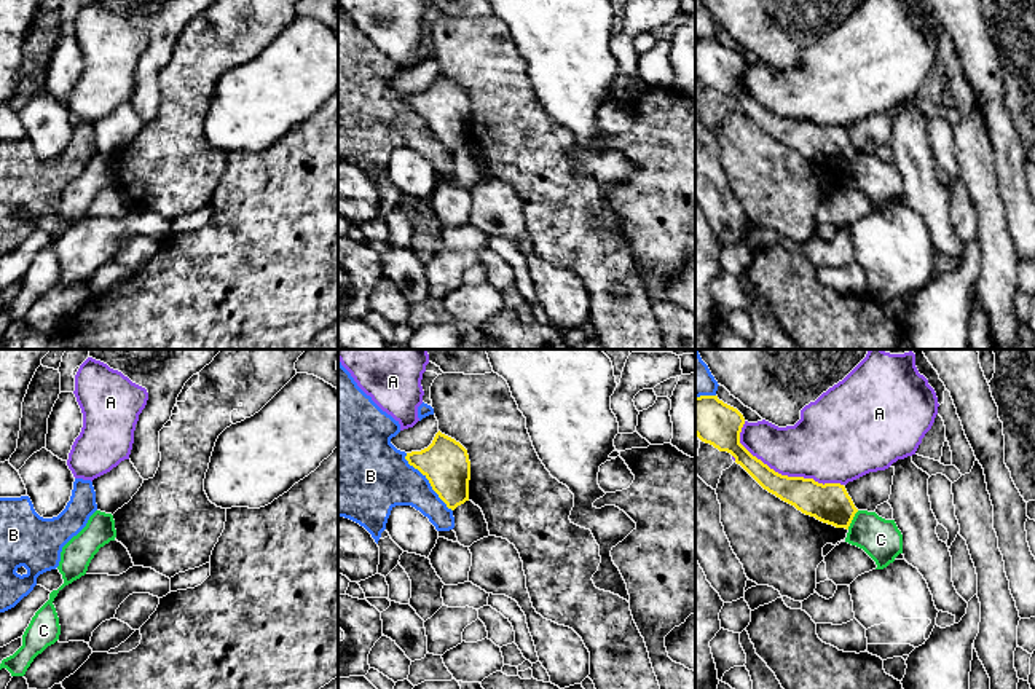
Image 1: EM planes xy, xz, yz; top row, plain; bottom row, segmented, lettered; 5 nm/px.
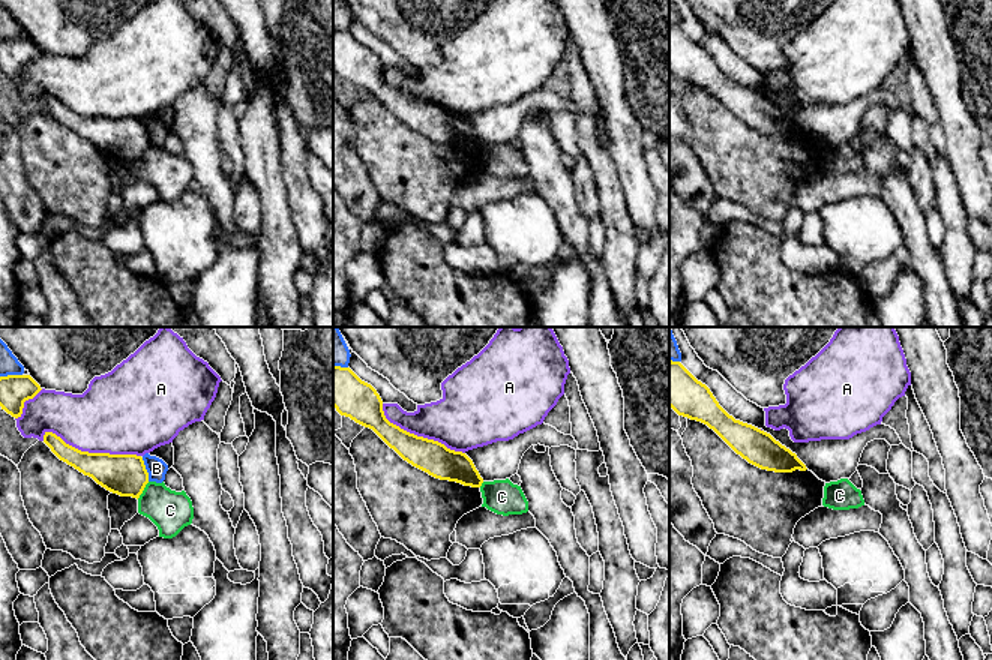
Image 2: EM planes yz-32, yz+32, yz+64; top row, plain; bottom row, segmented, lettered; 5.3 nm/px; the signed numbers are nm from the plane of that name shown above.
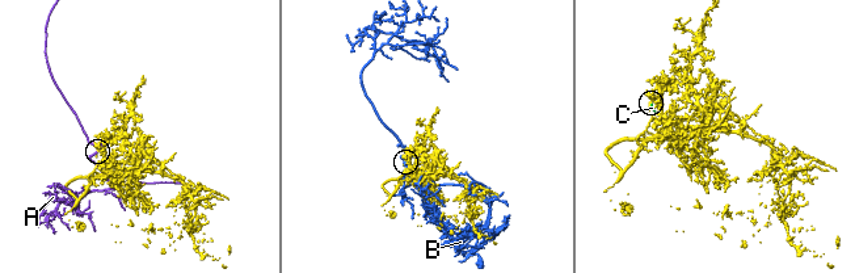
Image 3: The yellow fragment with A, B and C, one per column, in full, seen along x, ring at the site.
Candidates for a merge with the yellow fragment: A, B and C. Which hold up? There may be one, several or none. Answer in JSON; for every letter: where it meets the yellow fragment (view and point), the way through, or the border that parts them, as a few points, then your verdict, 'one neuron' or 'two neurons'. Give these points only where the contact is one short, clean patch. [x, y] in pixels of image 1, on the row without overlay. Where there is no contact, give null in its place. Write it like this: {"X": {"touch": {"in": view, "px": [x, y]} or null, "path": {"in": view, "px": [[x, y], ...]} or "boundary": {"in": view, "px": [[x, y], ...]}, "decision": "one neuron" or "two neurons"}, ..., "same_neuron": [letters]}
{"A": {"touch": {"in": "yz", "px": [780, 117]}, "decision": "two neurons"}, "B": {"touch": {"in": "xz", "px": [429, 125]}, "decision": "two neurons"}, "C": {"touch": {"in": "yz", "px": [852, 161]}, "boundary": {"in": "yz", "px": [[858, 153], [847, 171]]}, "decision": "two neurons"}, "same_neuron": []}

